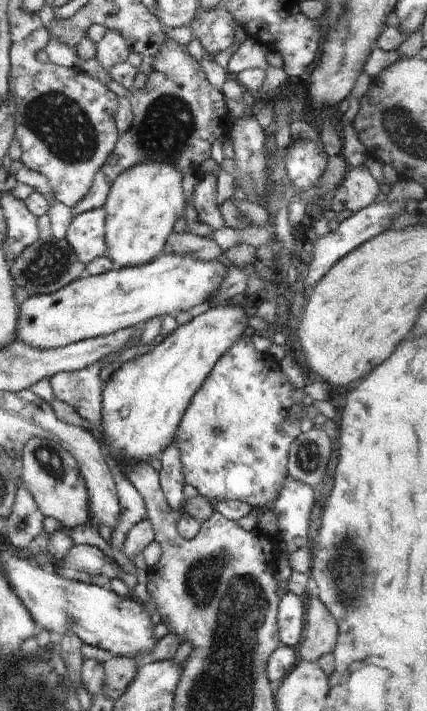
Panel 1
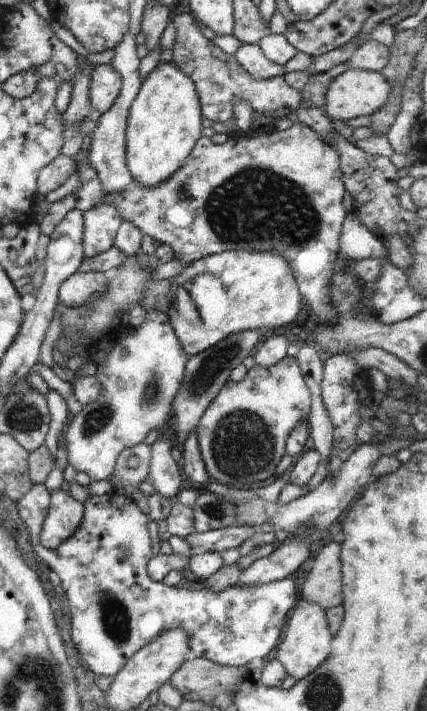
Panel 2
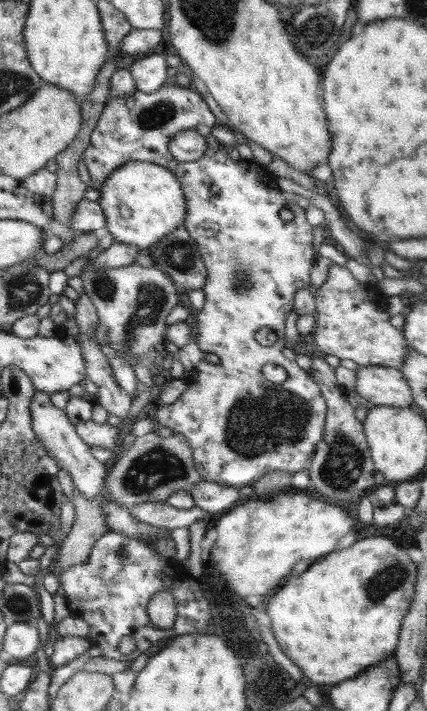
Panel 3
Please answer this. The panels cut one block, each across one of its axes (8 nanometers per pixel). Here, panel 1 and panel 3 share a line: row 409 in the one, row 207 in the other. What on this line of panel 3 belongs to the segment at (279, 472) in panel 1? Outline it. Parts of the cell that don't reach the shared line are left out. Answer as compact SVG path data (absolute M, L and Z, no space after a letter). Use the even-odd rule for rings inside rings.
M226 146L216 148L209 147L204 154L198 160L186 161L186 162L175 162L173 164L172 171L174 172L182 192L184 193L184 200L186 201L186 218L184 218L184 228L190 233L193 241L196 242L198 252L206 265L207 276L206 284L202 286L202 292L205 294L206 302L204 306L199 309L198 316L196 316L196 344L198 344L200 350L204 353L205 358L197 364L195 371L198 372L198 377L192 380L186 379L189 383L189 388L174 402L168 405L155 405L151 414L153 422L159 427L167 426L173 430L174 434L182 434L189 443L189 446L193 450L192 459L194 459L194 468L202 479L220 483L239 489L240 487L246 486L253 483L256 479L264 476L266 473L272 472L288 472L290 475L300 472L308 468L308 464L314 458L316 448L321 443L324 437L324 426L326 426L326 414L328 408L321 394L319 385L312 380L306 370L302 370L298 364L282 355L282 349L286 346L286 336L284 332L284 322L288 318L289 312L292 312L294 308L294 296L296 296L297 290L302 288L312 288L310 272L312 266L314 266L316 250L314 250L313 226L308 223L309 210L304 210L296 203L286 200L282 196L282 191L279 190L277 180L275 177L266 170L266 168L260 167L258 164L246 161L238 160L234 161L229 156L229 149ZM280 210L290 210L294 214L294 218L290 221L283 220L280 217ZM260 328L270 328L274 330L276 334L276 342L272 346L262 346L256 342L254 334L260 330ZM266 363L278 364L288 373L288 378L283 384L272 384L263 377L262 367Z

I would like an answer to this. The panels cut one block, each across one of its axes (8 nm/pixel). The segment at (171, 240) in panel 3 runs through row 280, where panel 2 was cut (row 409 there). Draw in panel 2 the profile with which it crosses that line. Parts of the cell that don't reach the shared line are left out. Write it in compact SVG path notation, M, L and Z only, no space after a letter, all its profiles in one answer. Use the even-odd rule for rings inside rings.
M262 329L254 330L245 330L239 333L231 334L226 338L220 339L220 342L217 342L214 346L203 350L197 355L192 355L185 366L184 378L181 380L180 390L177 392L177 395L173 398L172 403L172 416L175 417L175 425L178 434L178 439L180 444L183 444L183 440L187 437L188 433L196 431L200 417L204 414L204 411L208 408L208 405L216 398L216 395L222 390L222 386L228 382L230 374L238 364L242 364L242 360L247 356L250 356L250 352L254 350L260 336L262 336Z

